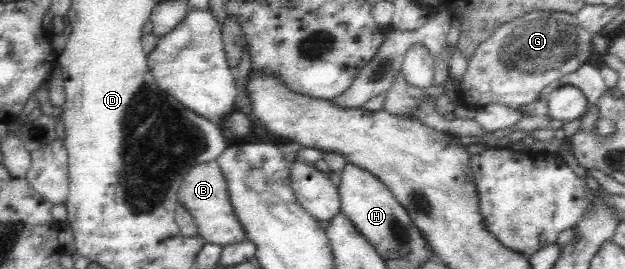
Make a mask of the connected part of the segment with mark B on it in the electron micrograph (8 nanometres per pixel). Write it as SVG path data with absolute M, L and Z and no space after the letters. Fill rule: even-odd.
M215 161L196 165L184 177L182 185L177 193L177 203L186 208L196 220L199 235L205 243L214 243L226 246L240 243L245 240L244 230L238 223L237 217L232 211L229 197L227 196L226 180L222 178L220 167Z

